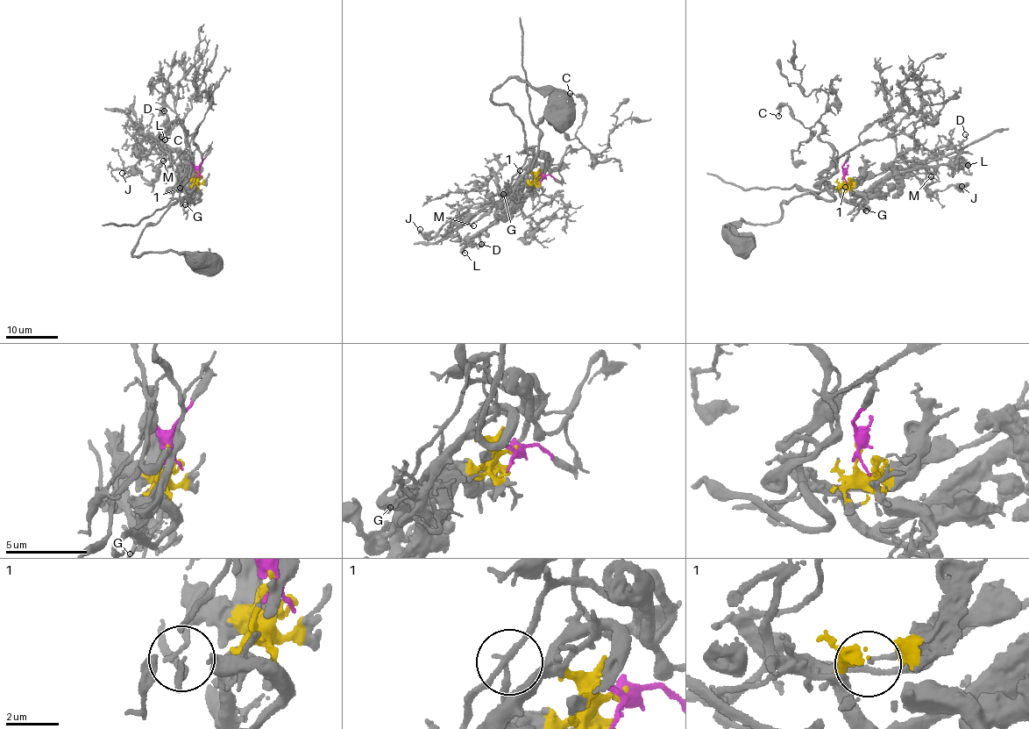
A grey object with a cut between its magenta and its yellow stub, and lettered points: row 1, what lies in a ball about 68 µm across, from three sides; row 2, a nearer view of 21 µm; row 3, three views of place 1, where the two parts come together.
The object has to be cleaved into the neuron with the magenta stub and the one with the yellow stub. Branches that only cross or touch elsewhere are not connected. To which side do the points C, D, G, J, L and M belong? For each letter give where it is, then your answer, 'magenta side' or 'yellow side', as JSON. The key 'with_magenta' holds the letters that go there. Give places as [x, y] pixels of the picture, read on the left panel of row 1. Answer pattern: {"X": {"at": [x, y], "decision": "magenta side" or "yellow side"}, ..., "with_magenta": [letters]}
{"C": {"at": [161, 137], "decision": "magenta side"}, "D": {"at": [164, 110], "decision": "yellow side"}, "G": {"at": [185, 204], "decision": "yellow side"}, "J": {"at": [122, 173], "decision": "magenta side"}, "L": {"at": [165, 139], "decision": "yellow side"}, "M": {"at": [163, 160], "decision": "magenta side"}, "with_magenta": ["C", "J", "M"]}

